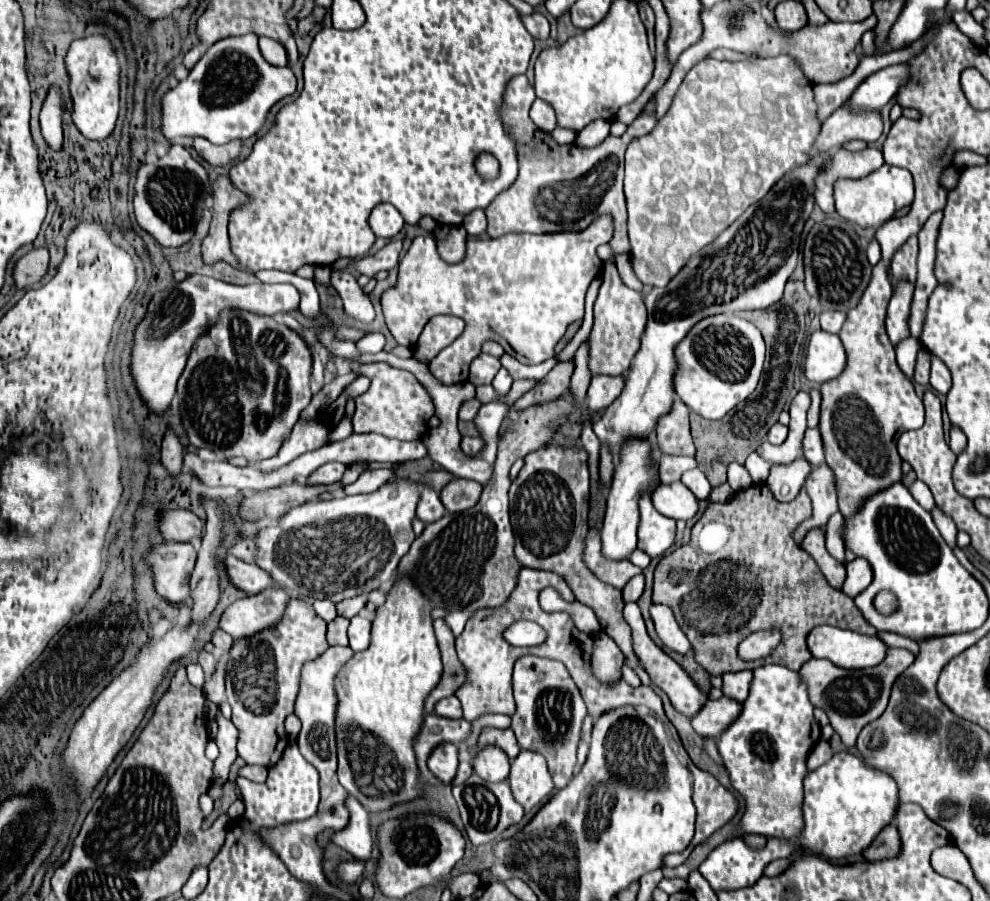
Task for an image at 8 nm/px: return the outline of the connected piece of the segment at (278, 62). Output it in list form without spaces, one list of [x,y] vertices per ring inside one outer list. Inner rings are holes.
[[[260,36],[260,52],[262,52],[264,60],[272,66],[286,66],[288,64],[288,56],[286,56],[284,46],[272,38]]]

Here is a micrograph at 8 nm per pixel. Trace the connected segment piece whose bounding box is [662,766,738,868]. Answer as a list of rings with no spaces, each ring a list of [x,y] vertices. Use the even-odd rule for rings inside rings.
[[[688,766],[688,768],[694,776],[692,800],[696,806],[696,830],[686,850],[664,856],[662,862],[668,868],[680,866],[696,844],[704,842],[712,832],[716,832],[726,822],[730,822],[738,812],[738,800],[734,798],[734,794],[728,792],[712,774],[702,772],[696,766]]]

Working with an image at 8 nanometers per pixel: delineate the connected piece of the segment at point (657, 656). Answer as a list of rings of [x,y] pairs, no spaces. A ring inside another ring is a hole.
[[[630,602],[630,604],[624,606],[624,620],[626,620],[626,622],[630,624],[630,628],[632,628],[632,646],[634,646],[634,652],[636,652],[636,656],[638,656],[640,664],[644,666],[644,670],[648,672],[652,684],[660,686],[660,688],[666,692],[666,696],[670,698],[672,706],[674,706],[678,712],[682,712],[682,714],[688,716],[688,718],[696,716],[696,712],[698,712],[698,710],[704,706],[704,702],[706,702],[706,694],[702,694],[700,688],[692,682],[692,678],[686,676],[686,672],[682,670],[682,666],[678,666],[668,654],[664,654],[664,652],[650,640],[650,636],[646,634],[646,626],[644,626],[644,620],[642,620],[642,614],[640,614],[638,604]]]

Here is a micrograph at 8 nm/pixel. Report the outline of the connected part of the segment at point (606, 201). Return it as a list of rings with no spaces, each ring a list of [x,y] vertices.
[[[524,74],[514,76],[508,82],[508,88],[504,90],[502,96],[502,108],[500,108],[500,120],[504,124],[504,128],[508,130],[510,138],[516,144],[516,154],[518,154],[518,176],[514,180],[514,184],[510,188],[506,188],[504,192],[500,192],[496,196],[496,200],[492,200],[492,204],[484,210],[486,212],[486,220],[488,220],[488,228],[486,234],[490,238],[498,238],[502,234],[508,232],[576,232],[576,230],[584,230],[588,228],[588,224],[600,216],[600,214],[612,214],[614,216],[614,240],[612,240],[612,248],[614,254],[628,254],[630,252],[630,242],[628,242],[628,232],[626,232],[626,200],[624,200],[624,192],[622,192],[622,180],[624,180],[624,152],[626,146],[640,136],[646,136],[654,126],[656,126],[656,118],[652,114],[654,104],[650,102],[646,108],[646,114],[642,114],[640,118],[636,118],[628,130],[622,136],[608,136],[604,142],[600,142],[594,148],[582,148],[576,142],[572,144],[556,144],[556,140],[552,138],[550,132],[540,130],[528,116],[528,110],[534,102],[536,94],[534,88],[530,86],[528,78]]]

